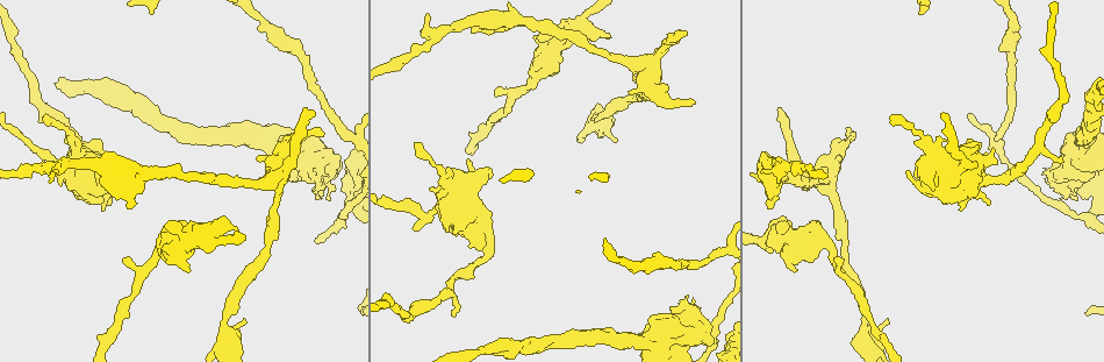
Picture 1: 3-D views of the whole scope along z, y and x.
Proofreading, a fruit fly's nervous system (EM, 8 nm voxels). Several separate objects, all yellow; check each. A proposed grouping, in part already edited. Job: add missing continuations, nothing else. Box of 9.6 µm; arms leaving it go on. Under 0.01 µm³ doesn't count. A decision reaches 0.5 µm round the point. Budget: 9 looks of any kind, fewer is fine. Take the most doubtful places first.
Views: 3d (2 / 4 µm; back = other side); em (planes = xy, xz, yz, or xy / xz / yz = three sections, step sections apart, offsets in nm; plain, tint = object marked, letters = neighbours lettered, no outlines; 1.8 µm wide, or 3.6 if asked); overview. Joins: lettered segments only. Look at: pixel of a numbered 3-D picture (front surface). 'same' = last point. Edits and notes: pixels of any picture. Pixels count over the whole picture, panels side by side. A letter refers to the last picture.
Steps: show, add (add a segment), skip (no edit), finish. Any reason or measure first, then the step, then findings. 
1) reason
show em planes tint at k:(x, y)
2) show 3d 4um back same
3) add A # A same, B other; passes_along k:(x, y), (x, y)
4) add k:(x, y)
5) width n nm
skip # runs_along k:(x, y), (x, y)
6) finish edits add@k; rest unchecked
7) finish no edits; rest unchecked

an open end
show em planes letters at 1:(64, 140)

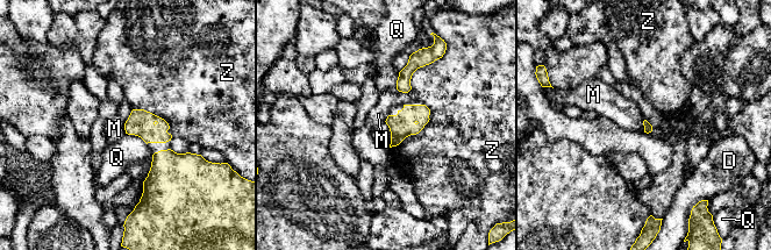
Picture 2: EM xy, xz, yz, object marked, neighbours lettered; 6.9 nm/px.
longest_contact Z 300 nm
skip # D other, M other, Q other, Z other; border 2:(644, 120), (643, 131); no lettered segment goes on from it

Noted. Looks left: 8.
four-way junction
show em 3.6um xy step 4 tint at 1:(812, 181)

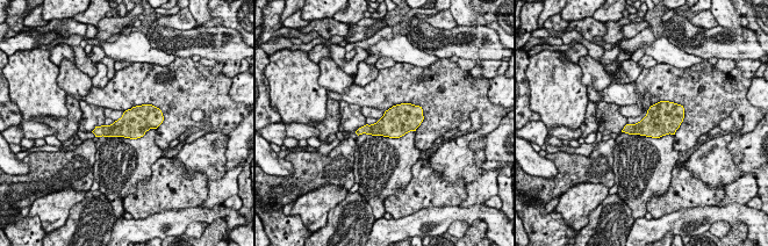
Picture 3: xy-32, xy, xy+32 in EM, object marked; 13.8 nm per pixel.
another direction
show em 3.6um planes letters same

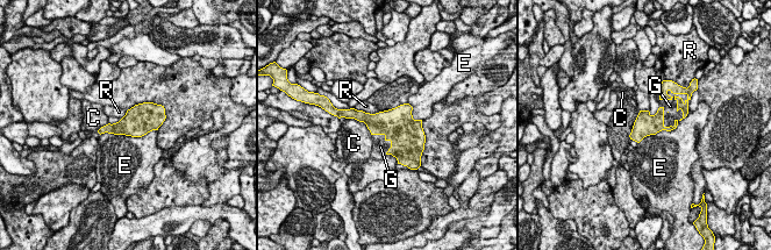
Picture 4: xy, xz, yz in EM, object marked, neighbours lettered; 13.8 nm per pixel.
add G # C other, E other, G same, R other; passes_along 4:(680, 105), (679, 108), (670, 106); it goes on there

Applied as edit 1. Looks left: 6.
see it whole again
show overview

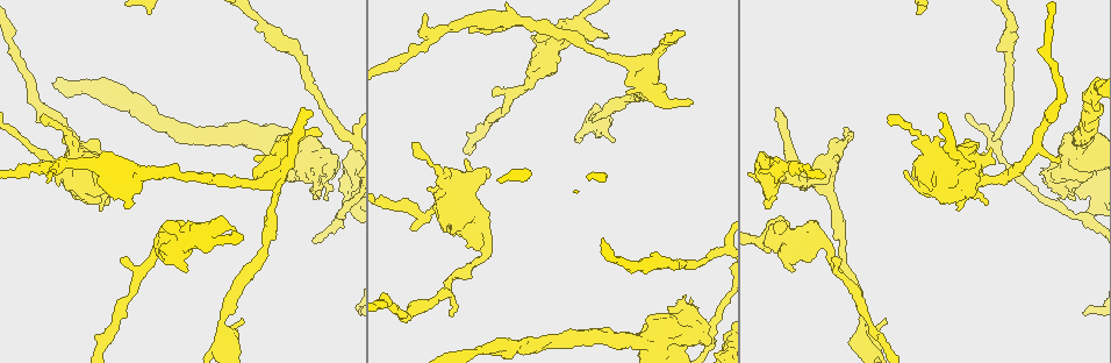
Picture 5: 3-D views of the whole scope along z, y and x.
free end
show 3d 4um at 5:(120, 262)

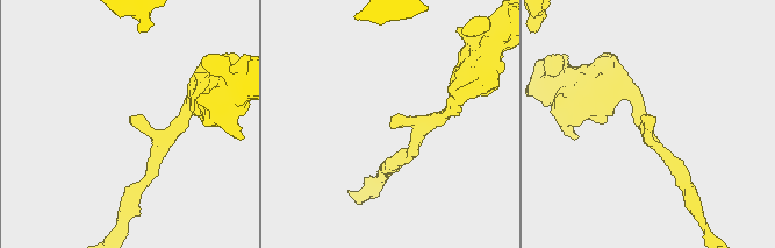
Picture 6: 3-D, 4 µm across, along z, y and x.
show em planes letters at 6:(654, 119)

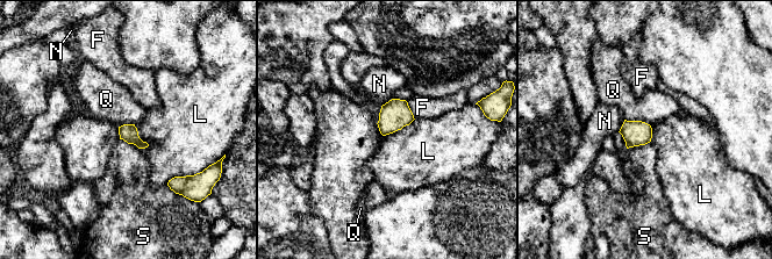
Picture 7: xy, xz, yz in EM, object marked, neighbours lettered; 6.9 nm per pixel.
skip # F other, L other, N other, Q other, S other; border 7:(134, 123), (144, 149); no lettered segment goes on from it

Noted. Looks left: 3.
stops while still wide
show 3d 4um at 5:(787, 226)

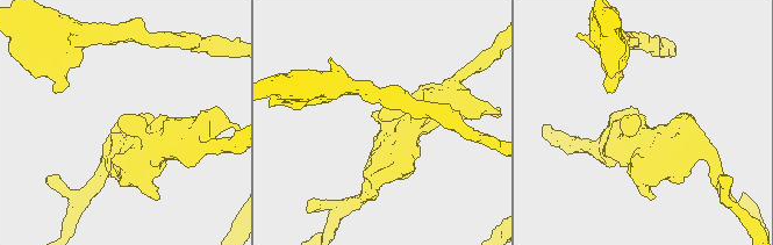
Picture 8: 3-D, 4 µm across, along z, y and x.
shape alone is not enough
show em 3.6um planes plain at 8:(638, 118)

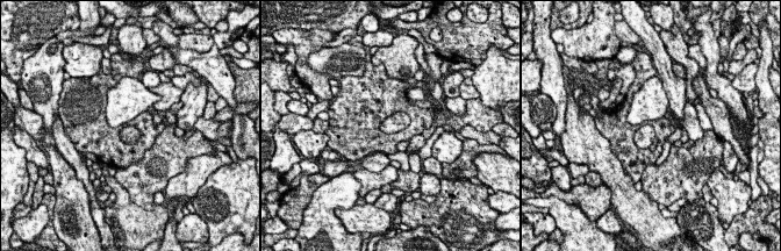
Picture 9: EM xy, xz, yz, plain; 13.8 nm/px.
show em 3.6um planes letters same

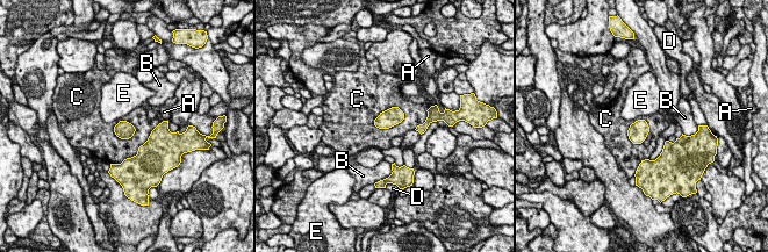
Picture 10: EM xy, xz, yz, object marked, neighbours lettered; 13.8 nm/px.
skip # A other, B other, C other, D other, E other; none of them fits

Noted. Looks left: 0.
finish edits add@4; rest unchecked

